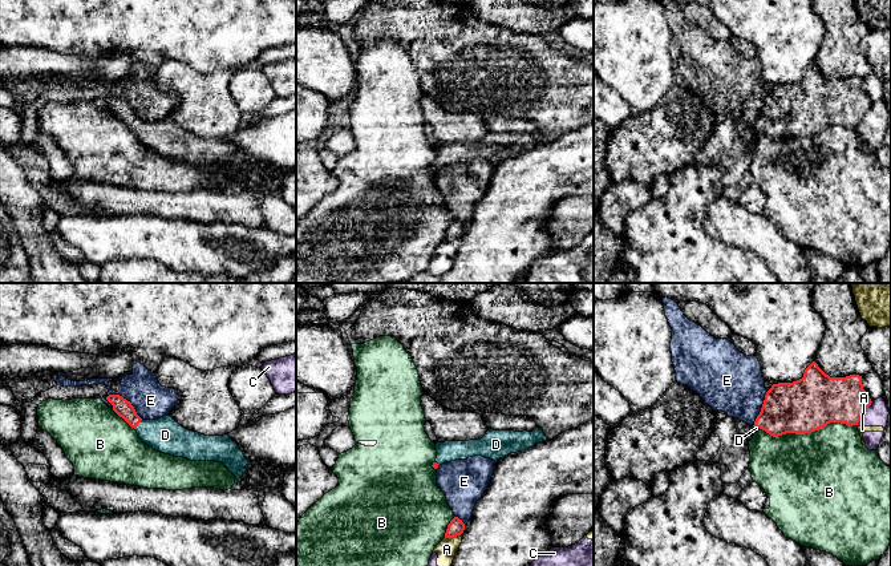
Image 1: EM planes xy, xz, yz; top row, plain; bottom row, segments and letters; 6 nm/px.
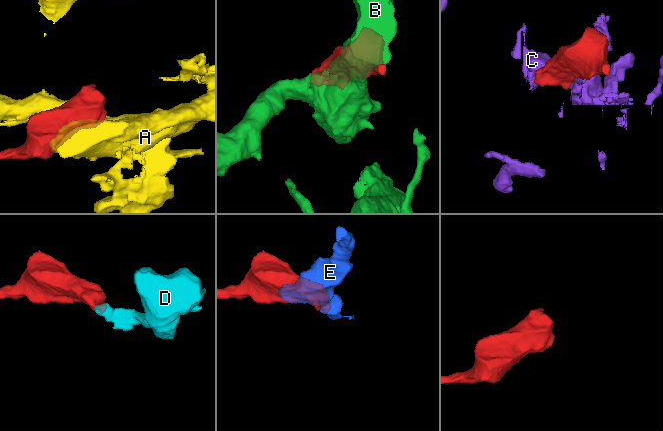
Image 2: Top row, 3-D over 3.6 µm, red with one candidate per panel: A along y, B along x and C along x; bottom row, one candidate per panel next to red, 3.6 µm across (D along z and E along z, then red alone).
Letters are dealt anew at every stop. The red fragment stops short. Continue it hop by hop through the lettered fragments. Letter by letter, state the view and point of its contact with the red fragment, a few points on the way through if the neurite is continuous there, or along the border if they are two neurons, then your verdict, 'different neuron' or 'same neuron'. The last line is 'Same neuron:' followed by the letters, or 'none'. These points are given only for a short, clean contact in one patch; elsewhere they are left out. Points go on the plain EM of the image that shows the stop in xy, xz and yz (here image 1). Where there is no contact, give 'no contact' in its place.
A: meets red in xz at (452, 239); border along xz (460, 237), (445, 241); different neuron
B: meets red in yz at (809, 134); different neuron
C: meets red in yz at (863, 116); different neuron
D: meets red in xy at (138, 125); runs through xy (124, 110), (138, 125), (148, 133), (165, 137); same neuron
E: meets red in xy at (125, 101); different neuron
Same neuron: D

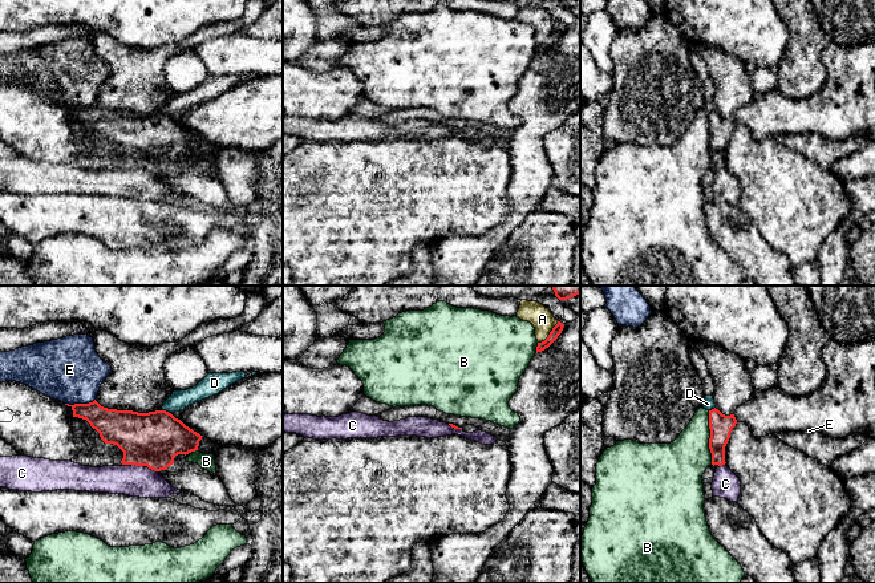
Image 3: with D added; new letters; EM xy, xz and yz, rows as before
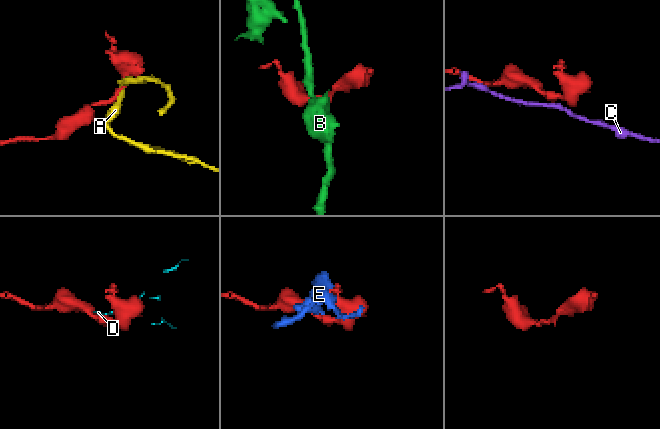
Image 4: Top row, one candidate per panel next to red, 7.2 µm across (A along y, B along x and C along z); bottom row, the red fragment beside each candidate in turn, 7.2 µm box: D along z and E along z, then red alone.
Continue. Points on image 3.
A: meets red in xz at (550, 36); different neuron
B: meets red in yz at (711, 140); different neuron
C: meets red in xy at (138, 167); border along xy (132, 166), (144, 169); different neuron
D: meets red in xy at (165, 113); border along xy (162, 112), (170, 116); different neuron
E: meets red in xy at (80, 106); different neuron
Same neuron: none

